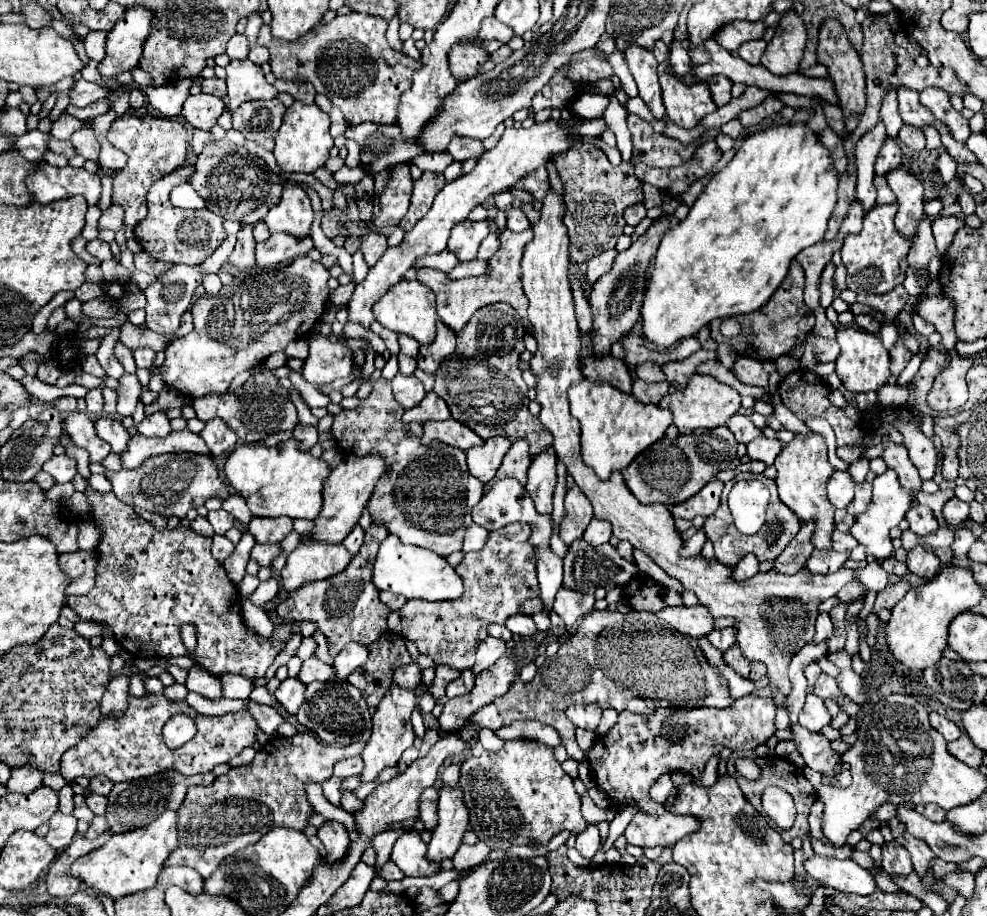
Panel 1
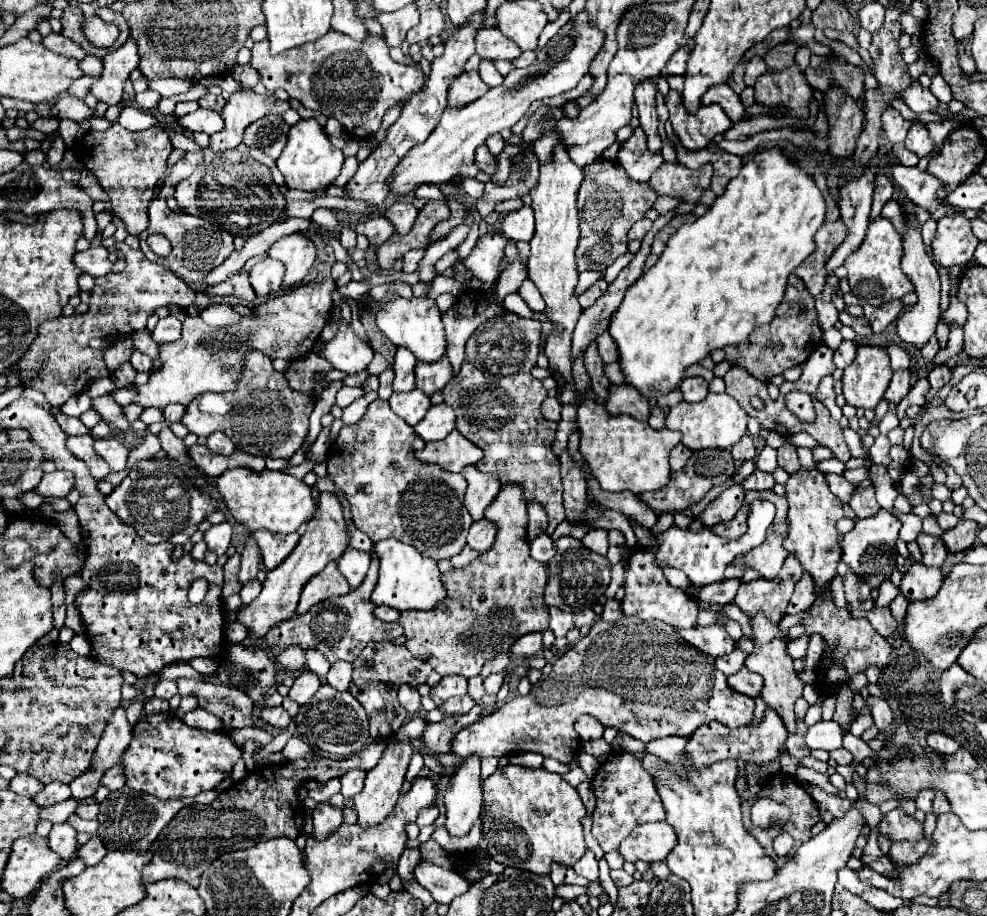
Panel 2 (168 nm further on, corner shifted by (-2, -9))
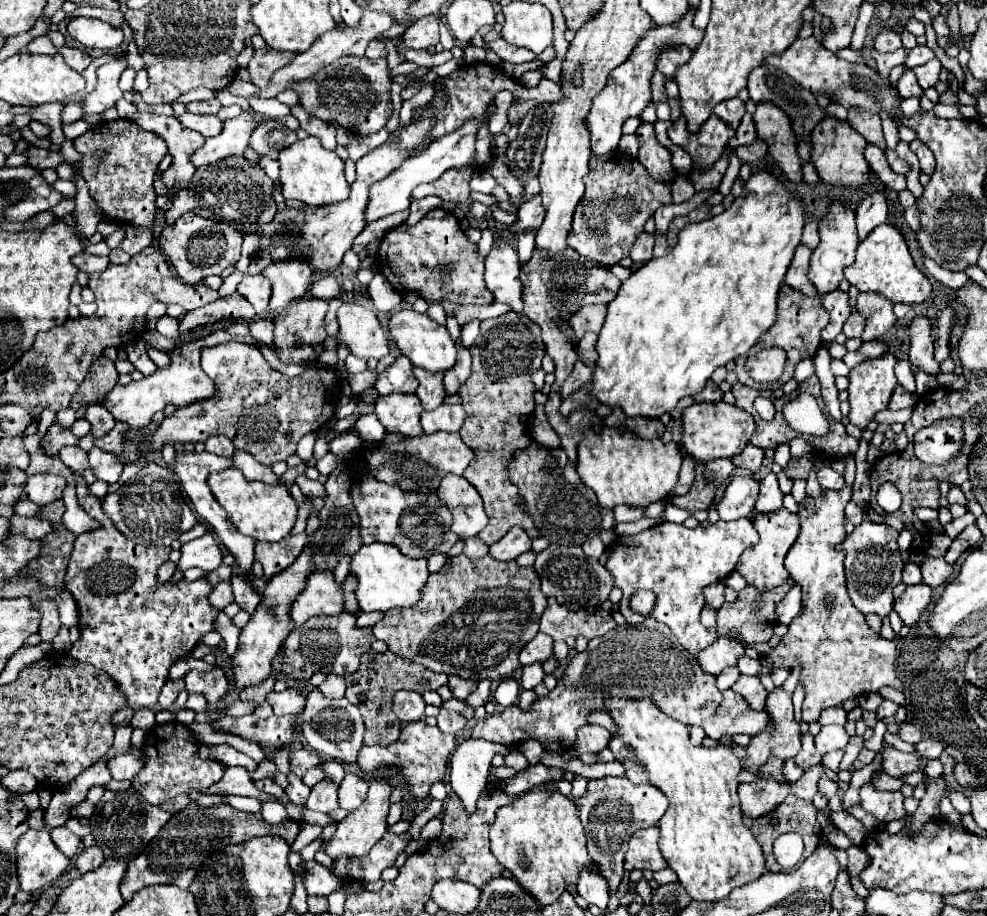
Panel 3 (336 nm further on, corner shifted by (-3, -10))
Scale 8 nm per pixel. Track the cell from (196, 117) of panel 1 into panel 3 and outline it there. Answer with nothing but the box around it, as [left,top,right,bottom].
[179,112,223,138]

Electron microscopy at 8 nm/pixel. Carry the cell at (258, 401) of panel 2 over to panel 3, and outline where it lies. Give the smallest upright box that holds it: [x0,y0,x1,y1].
[119,340,339,466]

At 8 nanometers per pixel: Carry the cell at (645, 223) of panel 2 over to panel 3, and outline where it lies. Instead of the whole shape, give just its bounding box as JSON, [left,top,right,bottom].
[629,232,655,262]

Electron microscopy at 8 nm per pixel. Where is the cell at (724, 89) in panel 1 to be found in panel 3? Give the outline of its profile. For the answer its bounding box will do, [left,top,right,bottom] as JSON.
[717,98,745,128]

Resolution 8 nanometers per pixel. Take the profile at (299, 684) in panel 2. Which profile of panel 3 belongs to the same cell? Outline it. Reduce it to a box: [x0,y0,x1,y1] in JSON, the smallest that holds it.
[267,686,305,716]

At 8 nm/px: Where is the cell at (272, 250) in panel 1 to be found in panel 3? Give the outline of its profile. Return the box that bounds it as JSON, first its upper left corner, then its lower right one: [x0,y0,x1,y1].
[237,274,271,316]

